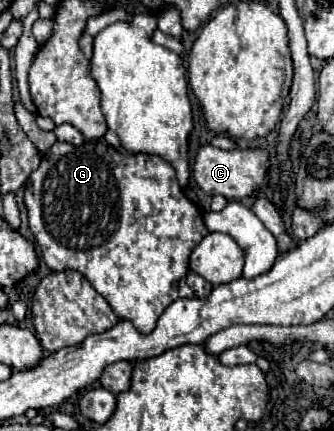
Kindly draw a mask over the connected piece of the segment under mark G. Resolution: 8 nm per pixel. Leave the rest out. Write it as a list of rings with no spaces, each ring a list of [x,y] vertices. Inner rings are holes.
[[[101,140],[81,146],[55,142],[27,180],[25,206],[45,264],[53,272],[81,272],[107,300],[115,316],[129,320],[141,334],[153,332],[161,312],[173,300],[195,296],[185,282],[185,274],[189,254],[203,240],[205,224],[199,208],[183,194],[173,166],[161,156],[119,152]]]

